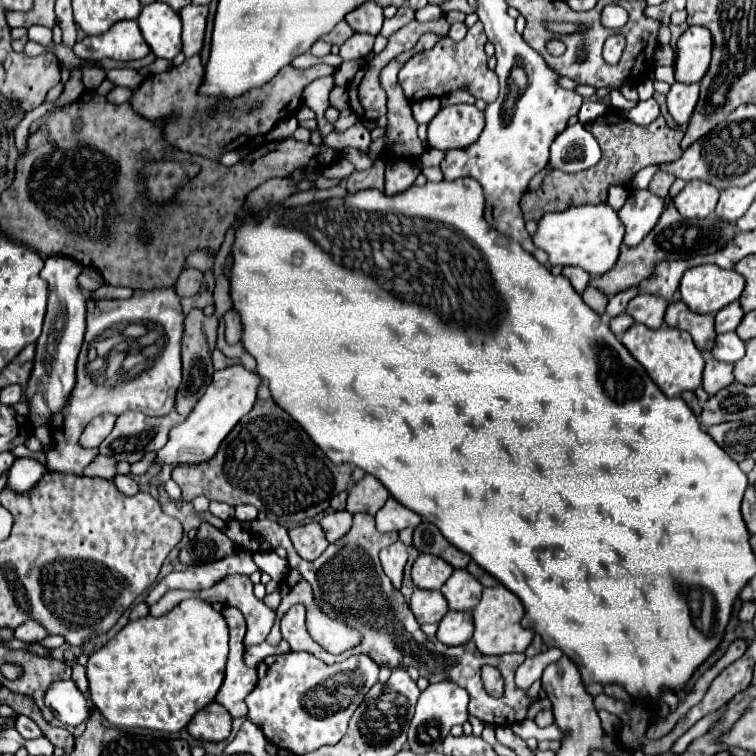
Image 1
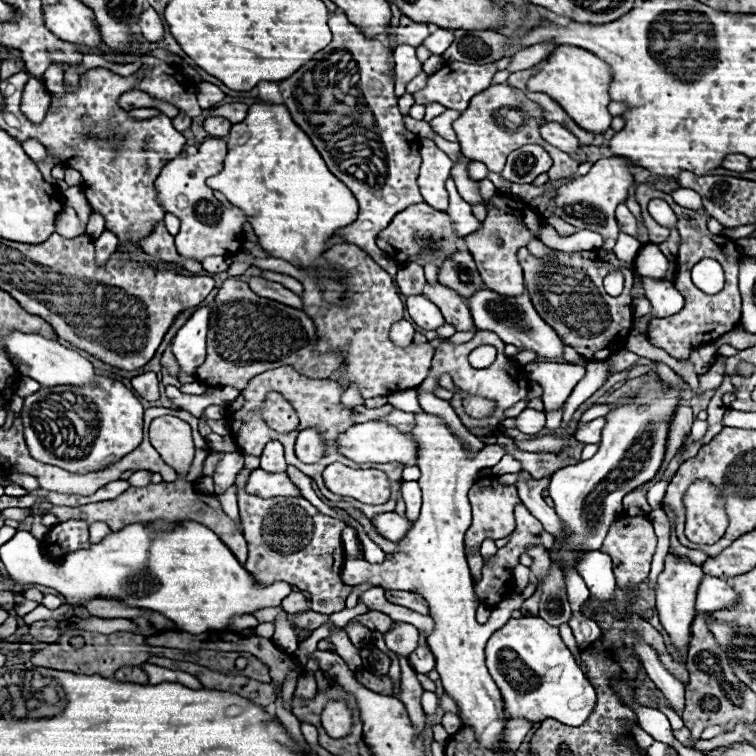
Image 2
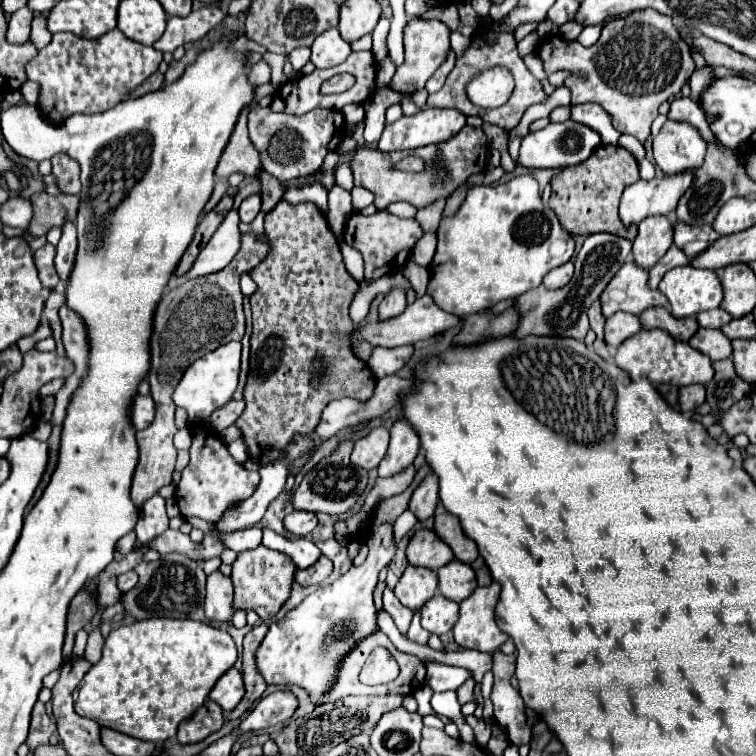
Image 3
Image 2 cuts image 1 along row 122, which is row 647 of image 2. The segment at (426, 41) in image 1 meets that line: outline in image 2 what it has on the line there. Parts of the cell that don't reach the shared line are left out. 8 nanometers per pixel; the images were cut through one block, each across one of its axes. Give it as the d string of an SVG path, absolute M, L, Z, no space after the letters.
M392 622L392 628L384 632L384 640L386 640L386 646L400 656L412 654L418 646L416 628L406 622Z

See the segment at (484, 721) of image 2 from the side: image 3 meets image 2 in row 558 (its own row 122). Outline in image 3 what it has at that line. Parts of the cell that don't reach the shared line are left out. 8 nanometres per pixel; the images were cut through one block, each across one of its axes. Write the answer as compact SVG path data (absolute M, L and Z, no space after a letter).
M424 108L416 116L402 116L396 122L386 122L382 138L378 142L378 148L384 152L396 152L396 150L414 150L428 144L438 144L444 140L450 140L460 132L460 128L466 126L466 116L458 110L450 108Z

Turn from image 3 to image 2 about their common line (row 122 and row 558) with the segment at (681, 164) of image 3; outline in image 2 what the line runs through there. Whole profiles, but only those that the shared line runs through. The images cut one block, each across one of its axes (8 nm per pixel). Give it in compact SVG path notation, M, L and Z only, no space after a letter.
M668 554L666 560L664 560L664 572L656 580L656 610L658 610L660 622L666 628L666 632L670 634L672 644L682 654L688 648L690 626L692 626L692 620L696 618L696 610L694 610L694 604L696 604L696 588L698 588L702 576L704 576L702 566L690 562L688 558L680 558L680 556Z

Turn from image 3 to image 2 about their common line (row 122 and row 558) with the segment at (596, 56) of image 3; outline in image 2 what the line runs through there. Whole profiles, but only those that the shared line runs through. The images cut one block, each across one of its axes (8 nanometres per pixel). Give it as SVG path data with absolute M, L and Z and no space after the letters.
M620 516L612 528L608 530L606 538L604 538L604 544L602 548L606 554L612 556L612 562L614 562L614 576L616 576L616 582L622 590L632 590L632 588L638 588L646 578L648 578L648 572L650 572L650 562L652 562L652 556L656 552L656 534L654 534L654 528L652 524L648 522L648 518L644 516L636 516L636 518L628 518L628 516Z

